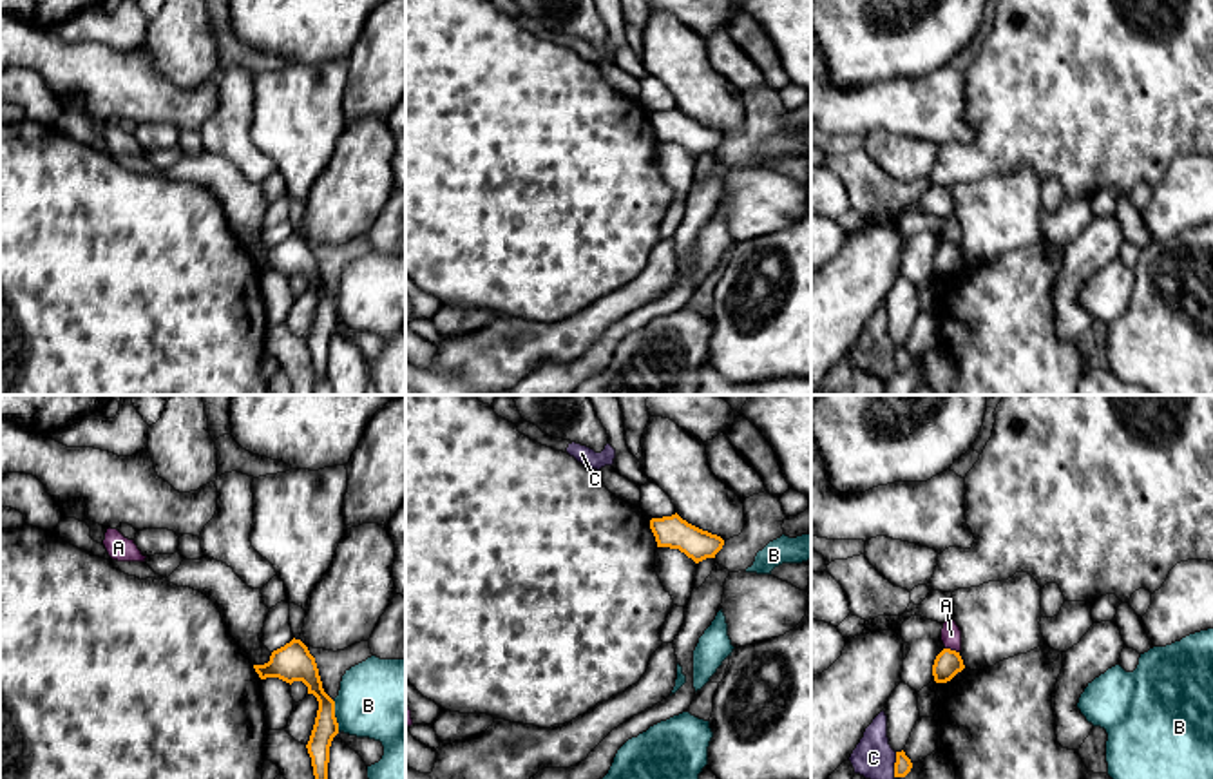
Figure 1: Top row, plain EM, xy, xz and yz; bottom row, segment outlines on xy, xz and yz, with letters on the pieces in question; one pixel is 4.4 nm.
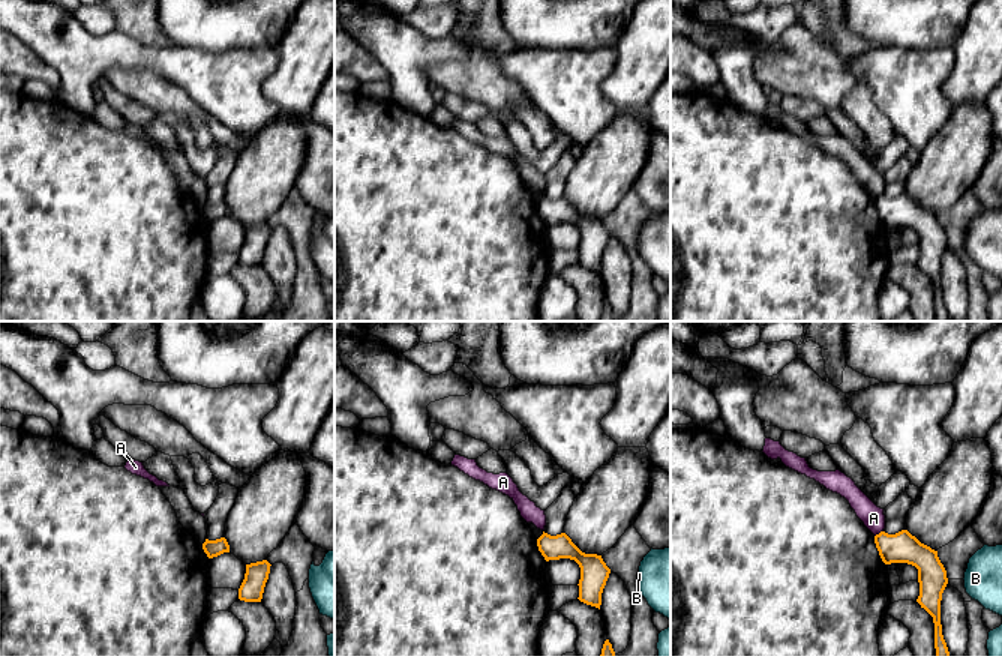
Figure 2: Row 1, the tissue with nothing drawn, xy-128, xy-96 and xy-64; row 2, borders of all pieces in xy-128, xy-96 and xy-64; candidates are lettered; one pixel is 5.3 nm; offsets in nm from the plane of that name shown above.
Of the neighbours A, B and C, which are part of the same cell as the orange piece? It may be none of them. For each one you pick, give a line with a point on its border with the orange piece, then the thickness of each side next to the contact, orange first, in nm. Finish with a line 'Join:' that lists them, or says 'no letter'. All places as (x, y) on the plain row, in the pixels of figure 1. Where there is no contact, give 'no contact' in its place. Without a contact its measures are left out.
Join: no letter

